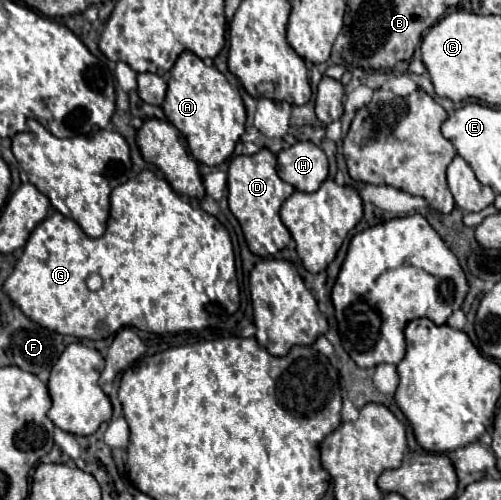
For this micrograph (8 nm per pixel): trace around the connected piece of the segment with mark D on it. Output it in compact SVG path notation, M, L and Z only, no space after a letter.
M261 149L255 155L239 155L231 159L227 175L229 175L227 177L229 209L237 217L243 235L247 237L245 241L251 253L259 257L267 257L285 249L291 241L291 233L287 231L287 227L279 217L279 207L295 189L283 179L279 179L275 155L269 149Z

